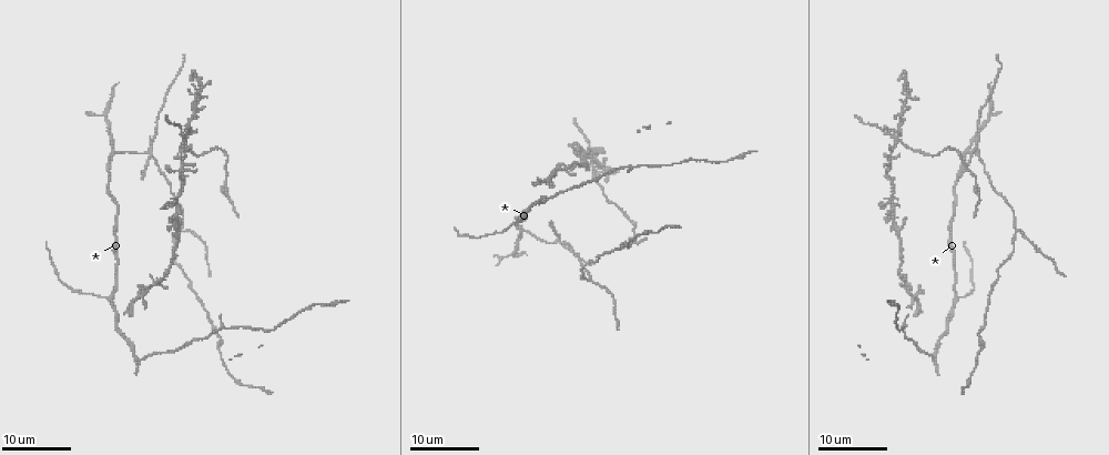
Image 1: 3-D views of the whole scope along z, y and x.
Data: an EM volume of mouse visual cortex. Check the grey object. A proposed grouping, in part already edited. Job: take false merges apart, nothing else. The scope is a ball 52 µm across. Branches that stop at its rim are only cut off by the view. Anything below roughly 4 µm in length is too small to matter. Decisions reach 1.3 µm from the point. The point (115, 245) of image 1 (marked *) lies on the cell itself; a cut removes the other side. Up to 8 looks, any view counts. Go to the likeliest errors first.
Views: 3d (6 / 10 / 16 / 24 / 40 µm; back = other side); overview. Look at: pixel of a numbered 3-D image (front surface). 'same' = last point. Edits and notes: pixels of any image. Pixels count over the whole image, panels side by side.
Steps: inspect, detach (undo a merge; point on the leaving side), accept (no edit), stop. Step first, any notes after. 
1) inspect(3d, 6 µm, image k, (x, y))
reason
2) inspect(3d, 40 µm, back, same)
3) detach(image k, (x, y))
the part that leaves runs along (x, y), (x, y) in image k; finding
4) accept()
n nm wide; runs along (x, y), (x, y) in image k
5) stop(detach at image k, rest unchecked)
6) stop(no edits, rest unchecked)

inspect(3d, 24 µm, image 1, (593, 165))
four-way junction

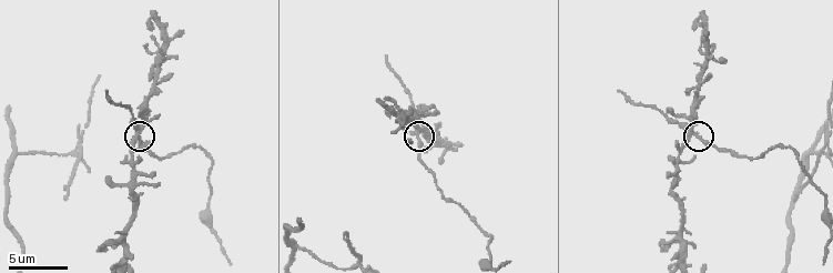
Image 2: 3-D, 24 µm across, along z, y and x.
inspect(3d, 10 µm, image 2, (696, 134))
zoom in

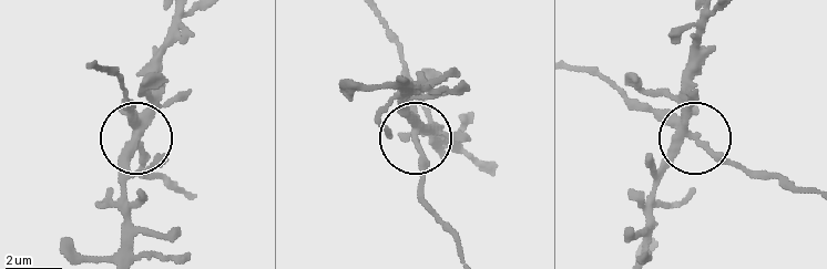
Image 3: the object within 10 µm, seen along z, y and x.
accept()
continuous, no second cell

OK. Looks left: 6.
inspect(3d, 16 µm, image 1, (108, 297))
arms part here

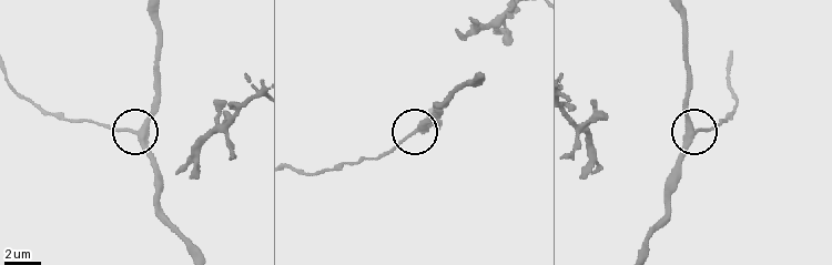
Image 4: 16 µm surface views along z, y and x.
inspect(3d, 6 µm, image 4, (411, 133))

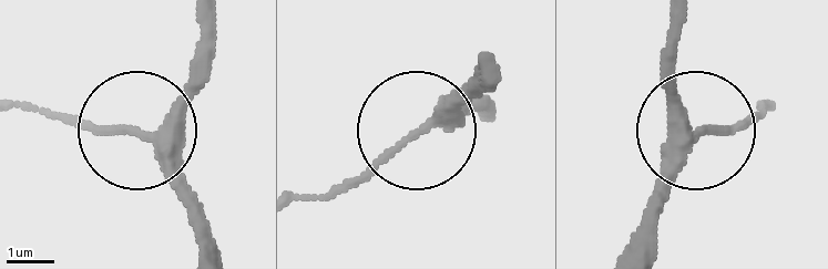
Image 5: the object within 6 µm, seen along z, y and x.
accept()
3 arms; runs along (198, 11), (198, 71), (163, 119), (103, 131), (48, 119) in image 5; one cell here

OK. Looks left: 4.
inspect(3d, 24 µm, image 1, (587, 282))
a fork

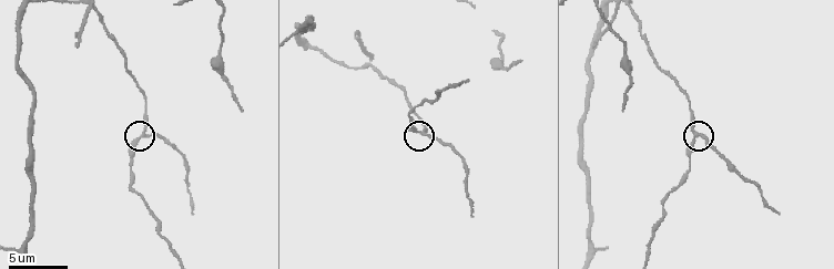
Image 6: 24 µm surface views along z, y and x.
inspect(3d, 10 µm, image 6, (693, 136))

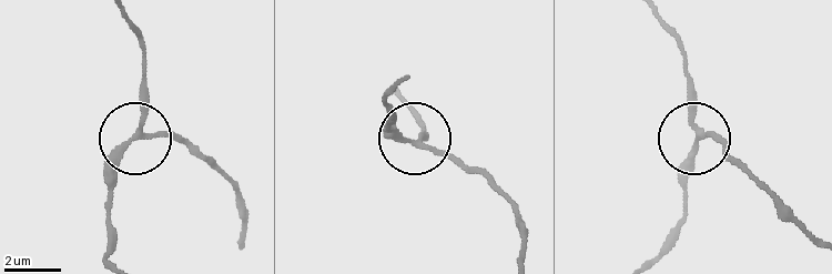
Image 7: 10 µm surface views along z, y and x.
accept()
runs along (658, 22), (687, 66), (691, 130), (728, 142) in image 7; continuous, no second cell

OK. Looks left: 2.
inspect(3d, 16 µm, image 1, (635, 167))
thick turns thin

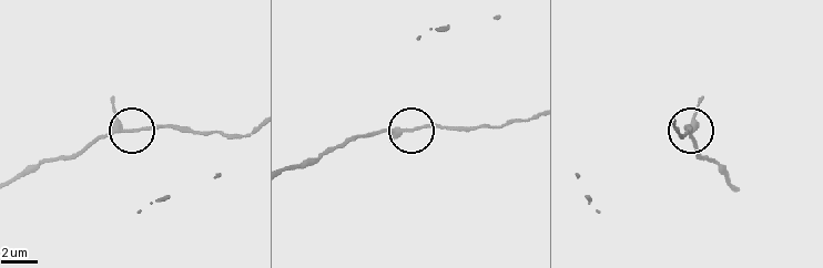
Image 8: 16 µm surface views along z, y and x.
inspect(3d, 10 µm, image 8, (134, 132))

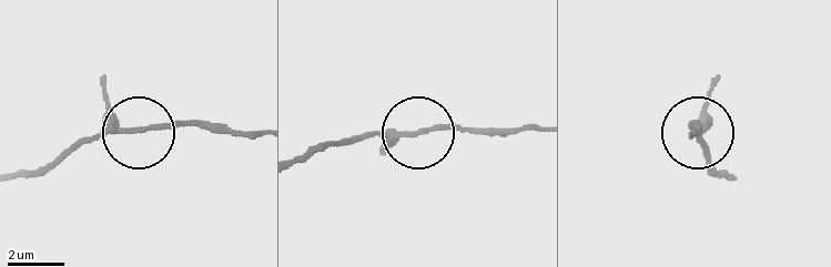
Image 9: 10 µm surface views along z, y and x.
accept()
180 nm wide; one cell here

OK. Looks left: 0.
stop(no edits, rest unchecked)

